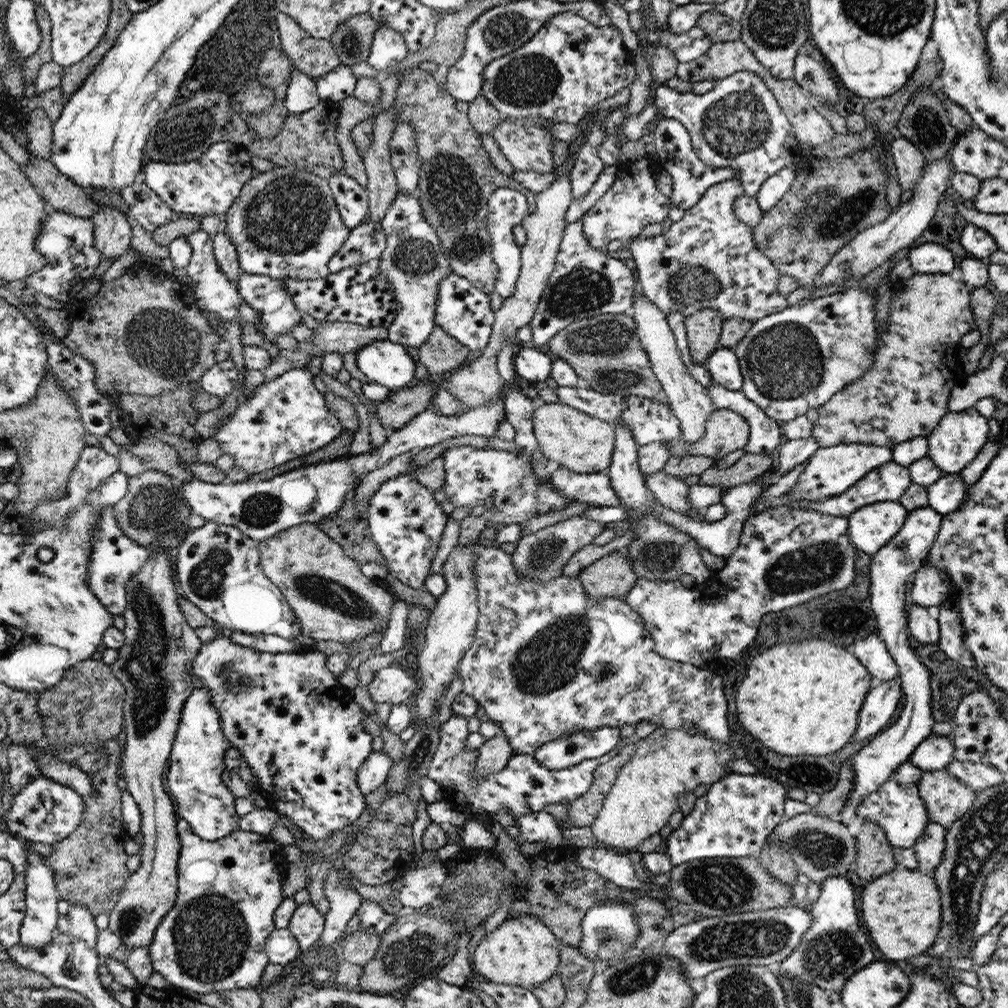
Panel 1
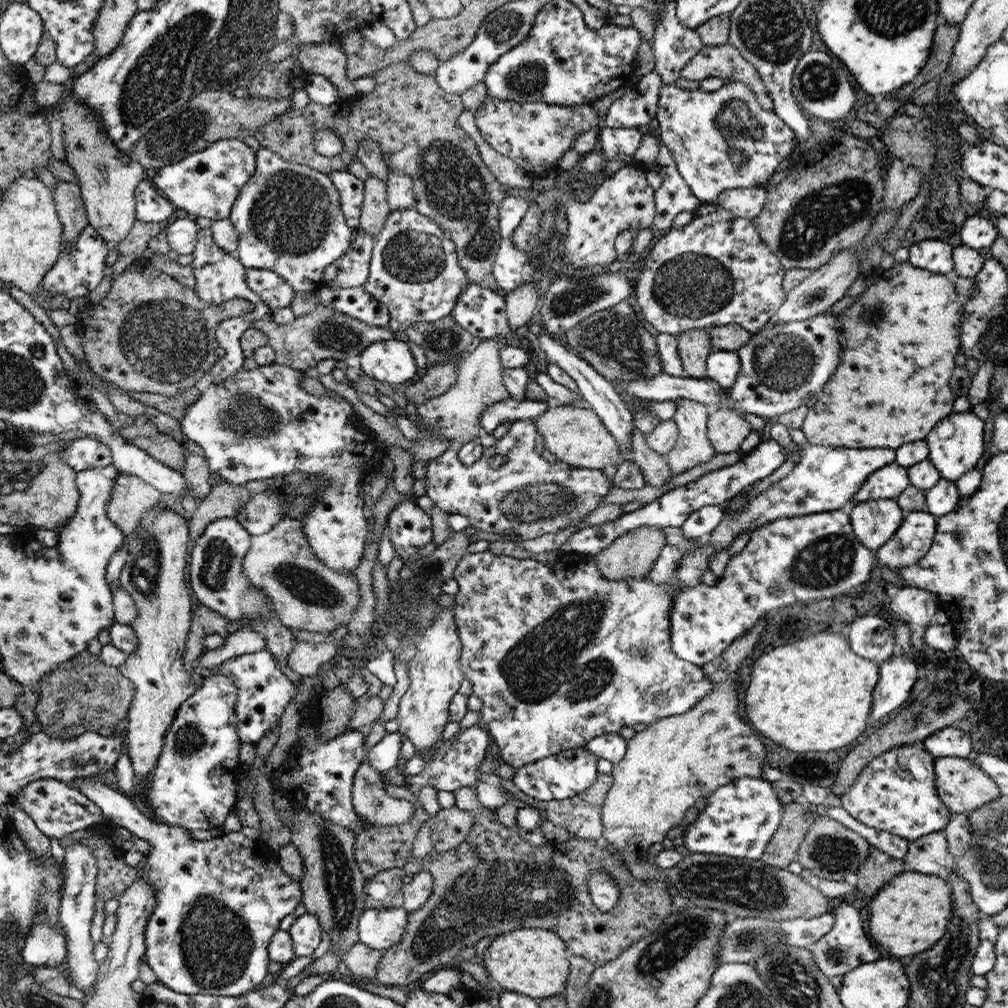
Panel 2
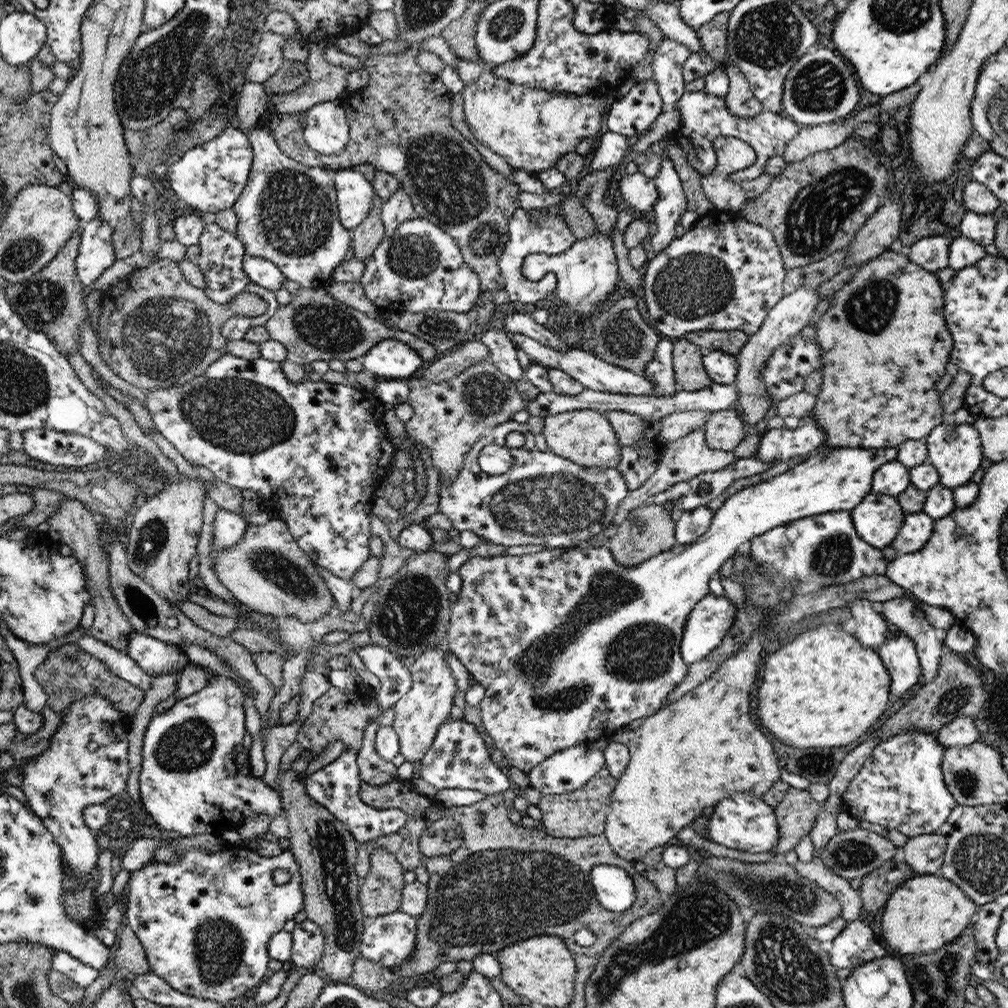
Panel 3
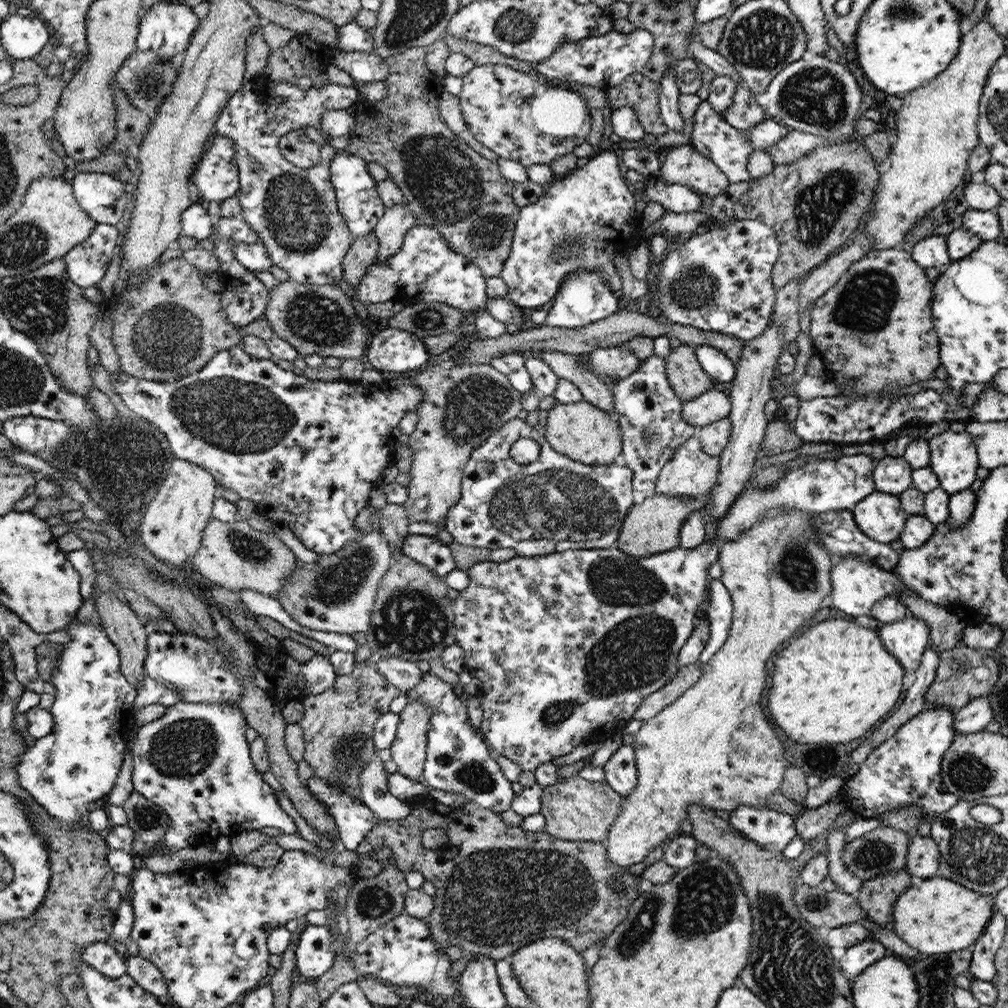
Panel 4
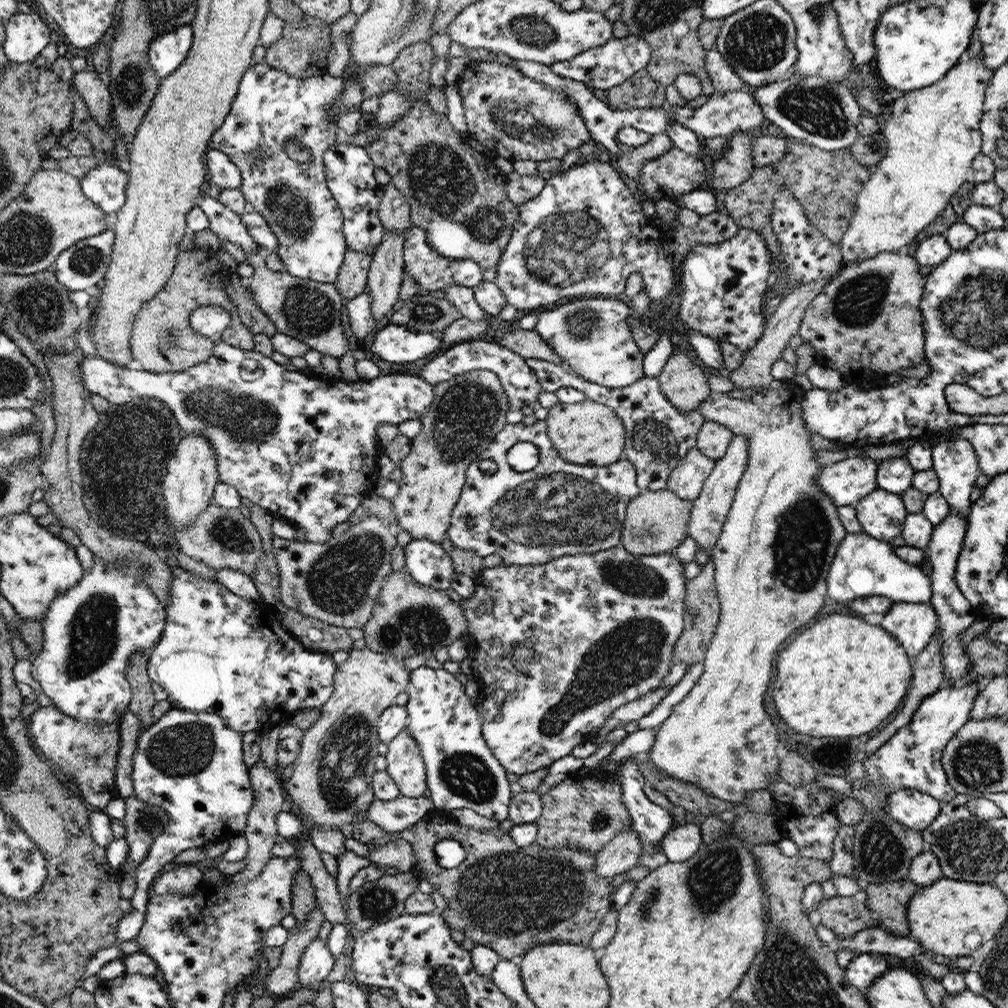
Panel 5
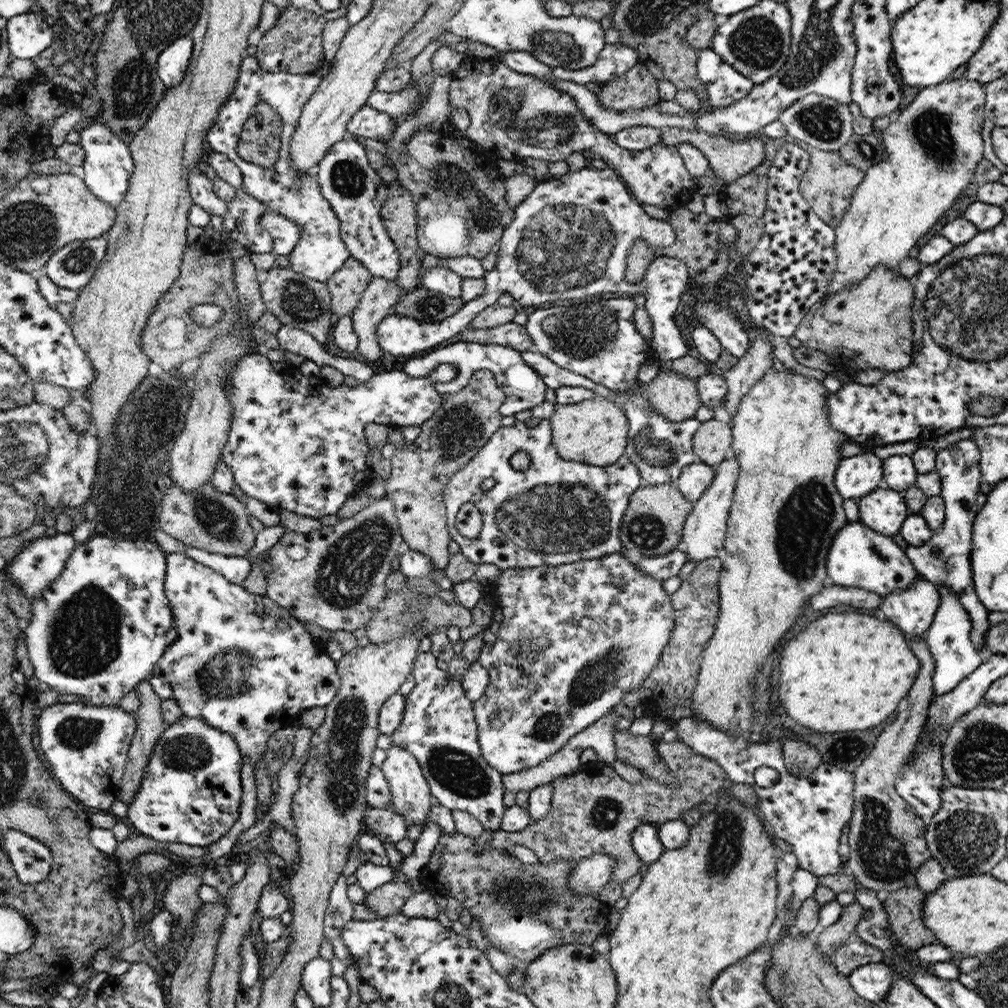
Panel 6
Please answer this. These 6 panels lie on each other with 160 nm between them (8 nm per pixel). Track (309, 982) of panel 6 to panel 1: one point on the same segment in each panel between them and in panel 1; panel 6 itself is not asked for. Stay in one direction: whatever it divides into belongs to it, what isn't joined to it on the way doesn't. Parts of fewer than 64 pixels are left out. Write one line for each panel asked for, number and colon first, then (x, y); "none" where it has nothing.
1: (307, 924)
2: (306, 930)
3: (308, 940)
4: (314, 953)
5: (317, 962)

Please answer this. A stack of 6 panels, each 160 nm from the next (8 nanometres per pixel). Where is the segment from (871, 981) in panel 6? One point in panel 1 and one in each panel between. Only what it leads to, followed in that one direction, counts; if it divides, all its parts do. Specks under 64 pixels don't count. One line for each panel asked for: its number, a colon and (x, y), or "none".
1: (835, 946)
2: (846, 946)
3: (856, 945)
4: (858, 957)
5: (864, 968)

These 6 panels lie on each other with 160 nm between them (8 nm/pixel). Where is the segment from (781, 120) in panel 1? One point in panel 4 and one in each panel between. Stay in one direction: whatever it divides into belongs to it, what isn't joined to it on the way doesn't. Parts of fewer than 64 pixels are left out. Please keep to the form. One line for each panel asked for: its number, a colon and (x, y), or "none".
2: (701, 128)
3: (704, 117)
4: (728, 148)

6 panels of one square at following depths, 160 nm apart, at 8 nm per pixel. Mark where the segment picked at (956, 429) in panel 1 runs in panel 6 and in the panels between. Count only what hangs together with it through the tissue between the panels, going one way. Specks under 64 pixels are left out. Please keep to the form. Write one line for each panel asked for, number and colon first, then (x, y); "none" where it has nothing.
2: (956, 444)
3: (955, 450)
4: (954, 459)
5: (955, 462)
6: (945, 558)

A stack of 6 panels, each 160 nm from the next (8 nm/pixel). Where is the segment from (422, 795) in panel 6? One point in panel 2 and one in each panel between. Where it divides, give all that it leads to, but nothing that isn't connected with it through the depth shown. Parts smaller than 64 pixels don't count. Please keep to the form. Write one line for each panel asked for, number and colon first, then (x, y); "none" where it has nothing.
2: (435, 676)
3: (419, 714)
4: (409, 750)
5: (404, 761)

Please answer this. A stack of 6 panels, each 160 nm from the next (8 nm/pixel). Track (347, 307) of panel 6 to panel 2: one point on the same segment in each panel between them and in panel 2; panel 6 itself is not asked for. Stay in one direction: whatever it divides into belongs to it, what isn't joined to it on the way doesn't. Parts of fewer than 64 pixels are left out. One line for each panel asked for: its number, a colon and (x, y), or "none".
2: (376, 210)
3: (369, 234)
4: (364, 252)
5: (352, 280)

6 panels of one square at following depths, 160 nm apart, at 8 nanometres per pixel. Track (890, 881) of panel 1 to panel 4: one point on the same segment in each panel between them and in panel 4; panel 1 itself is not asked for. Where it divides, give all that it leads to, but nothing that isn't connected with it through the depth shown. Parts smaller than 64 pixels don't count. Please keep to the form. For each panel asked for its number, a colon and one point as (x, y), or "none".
2: (910, 912)
3: (925, 912)
4: (934, 916)

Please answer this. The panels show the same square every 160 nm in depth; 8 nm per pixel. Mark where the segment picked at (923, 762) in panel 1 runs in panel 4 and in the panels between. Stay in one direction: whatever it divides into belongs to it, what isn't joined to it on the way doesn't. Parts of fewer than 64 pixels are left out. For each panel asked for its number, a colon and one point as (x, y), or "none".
2: (948, 742)
3: (960, 732)
4: (973, 717)

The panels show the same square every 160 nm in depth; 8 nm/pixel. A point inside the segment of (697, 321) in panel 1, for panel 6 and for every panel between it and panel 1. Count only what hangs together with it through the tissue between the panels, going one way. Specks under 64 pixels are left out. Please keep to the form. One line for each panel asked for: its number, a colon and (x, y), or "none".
2: (694, 347)
3: (690, 374)
4: (688, 380)
5: (686, 386)
6: (671, 395)

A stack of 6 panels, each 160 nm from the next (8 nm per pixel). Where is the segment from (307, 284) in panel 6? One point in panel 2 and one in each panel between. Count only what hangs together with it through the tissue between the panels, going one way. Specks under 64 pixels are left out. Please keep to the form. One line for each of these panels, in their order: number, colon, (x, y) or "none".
2: (324, 334)
3: (313, 326)
4: (315, 319)
5: (310, 311)

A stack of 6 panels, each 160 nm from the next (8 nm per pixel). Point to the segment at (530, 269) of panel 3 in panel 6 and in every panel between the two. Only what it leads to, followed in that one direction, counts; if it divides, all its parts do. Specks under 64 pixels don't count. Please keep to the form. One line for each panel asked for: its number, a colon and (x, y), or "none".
4: (584, 298)
5: (592, 336)
6: (599, 341)

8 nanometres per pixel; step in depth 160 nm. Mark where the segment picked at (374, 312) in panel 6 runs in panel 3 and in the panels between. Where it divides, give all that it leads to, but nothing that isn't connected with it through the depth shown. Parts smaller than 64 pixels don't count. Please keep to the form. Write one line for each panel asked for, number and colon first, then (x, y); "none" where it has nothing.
3: (399, 207)
4: (393, 225)
5: (387, 269)

